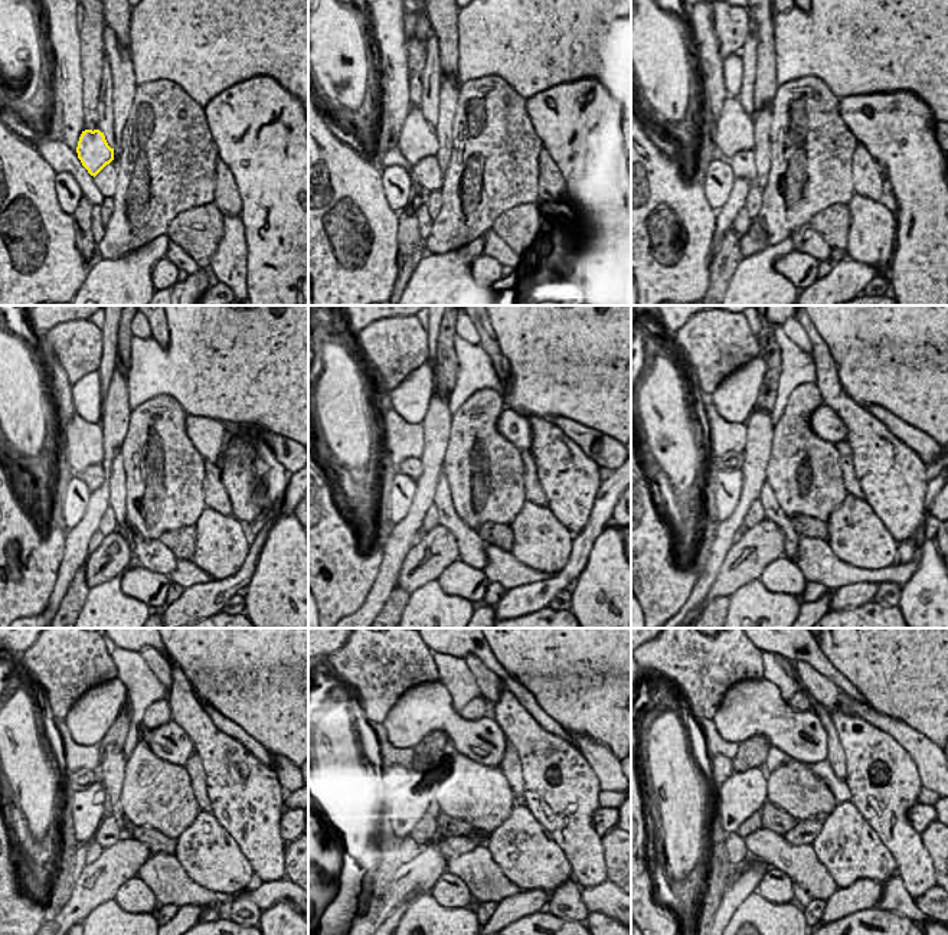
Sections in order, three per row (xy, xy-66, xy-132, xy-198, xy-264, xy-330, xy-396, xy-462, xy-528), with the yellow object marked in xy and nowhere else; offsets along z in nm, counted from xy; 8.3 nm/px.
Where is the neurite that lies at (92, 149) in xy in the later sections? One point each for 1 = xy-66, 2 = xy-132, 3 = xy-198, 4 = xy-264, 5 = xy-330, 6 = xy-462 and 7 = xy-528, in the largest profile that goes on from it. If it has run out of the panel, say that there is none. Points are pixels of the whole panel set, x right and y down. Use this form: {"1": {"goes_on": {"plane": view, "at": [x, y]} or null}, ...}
{"1": {"goes_on": {"plane": "xy-66", "at": [417, 139]}}, "2": {"goes_on": {"plane": "xy-132", "at": [735, 128]}}, "3": {"goes_on": {"plane": "xy-198", "at": [84, 440]}}, "4": {"goes_on": {"plane": "xy-264", "at": [405, 440]}}, "5": {"goes_on": {"plane": "xy-330", "at": [726, 437]}}, "6": {"goes_on": {"plane": "xy-462", "at": [407, 754]}}, "7": {"goes_on": {"plane": "xy-528", "at": [715, 744]}}}

